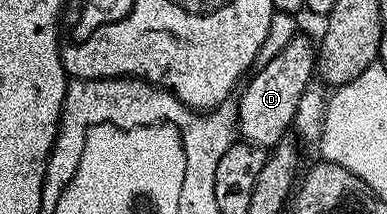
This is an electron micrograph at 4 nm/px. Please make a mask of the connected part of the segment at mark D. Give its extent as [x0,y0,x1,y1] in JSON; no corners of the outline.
[236,38,316,148]

